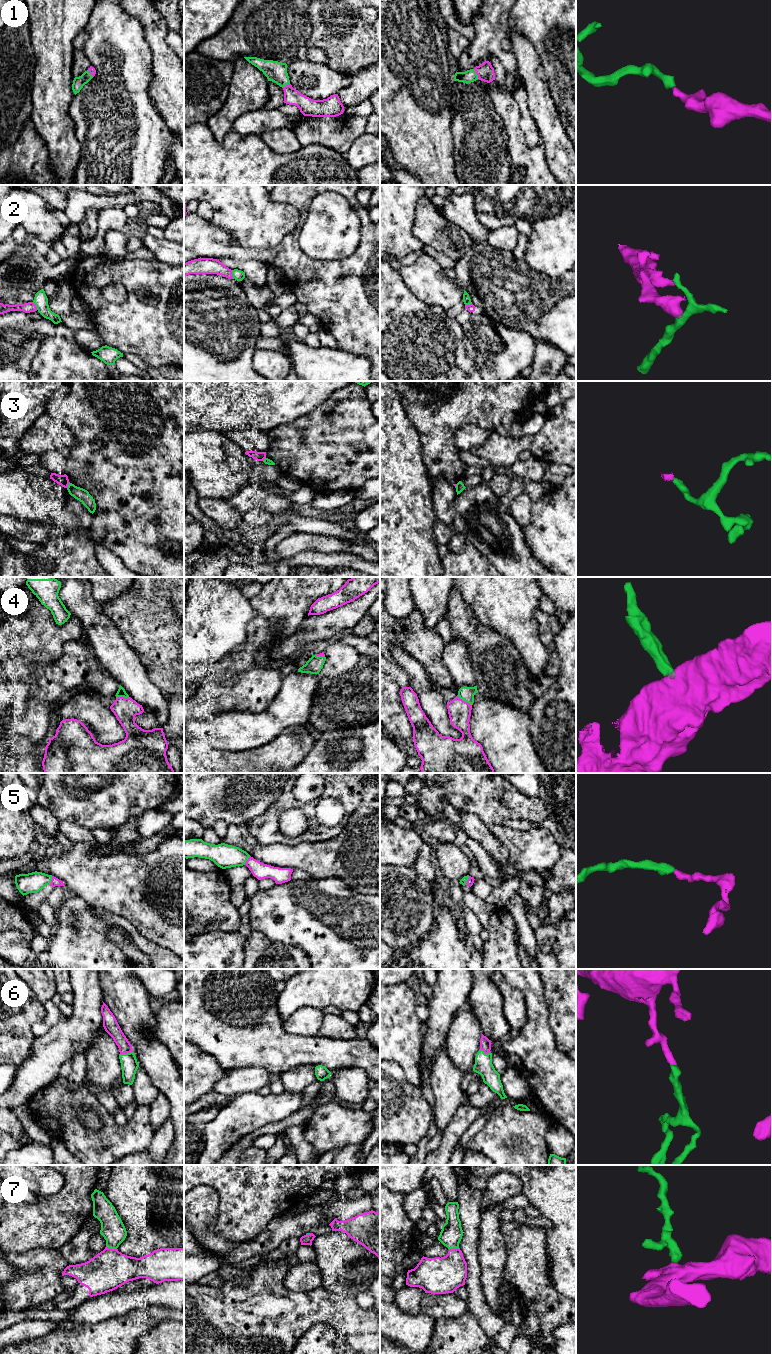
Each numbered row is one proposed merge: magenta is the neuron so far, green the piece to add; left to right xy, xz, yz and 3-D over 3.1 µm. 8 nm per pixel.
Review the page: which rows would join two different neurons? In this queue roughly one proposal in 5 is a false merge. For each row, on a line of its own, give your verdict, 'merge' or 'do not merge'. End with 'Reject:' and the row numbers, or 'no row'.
1: merge
2: do not merge
3: do not merge
4: merge
5: merge
6: merge
7: merge
Reject: 2, 3

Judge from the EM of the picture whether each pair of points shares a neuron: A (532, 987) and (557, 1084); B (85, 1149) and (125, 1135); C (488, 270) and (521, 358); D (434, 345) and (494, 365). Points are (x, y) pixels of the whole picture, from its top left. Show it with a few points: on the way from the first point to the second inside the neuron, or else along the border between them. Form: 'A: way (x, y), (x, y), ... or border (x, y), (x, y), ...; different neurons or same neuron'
A: way (537, 1011), (537, 1050), (541, 1060); same neuron
B: way (95, 1148), (115, 1141); same neuron
C: border (489, 317), (509, 327), (523, 330), (532, 337); different neurons
D: border (463, 334), (465, 353), (479, 370); different neurons

